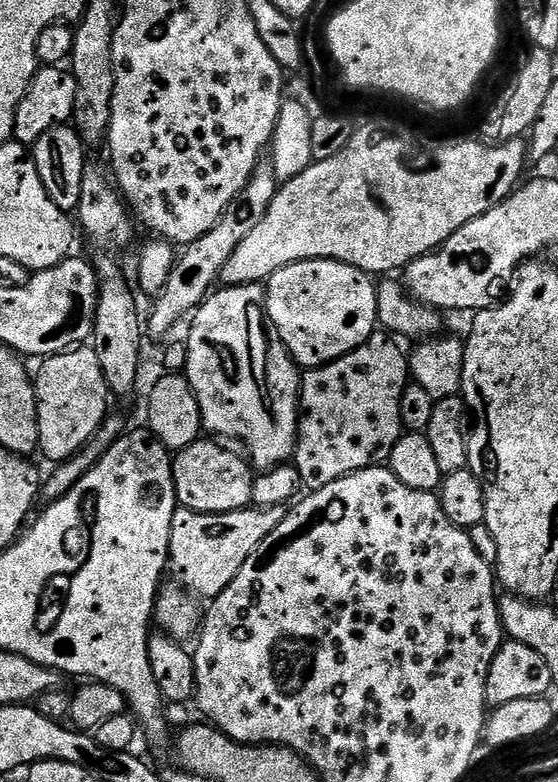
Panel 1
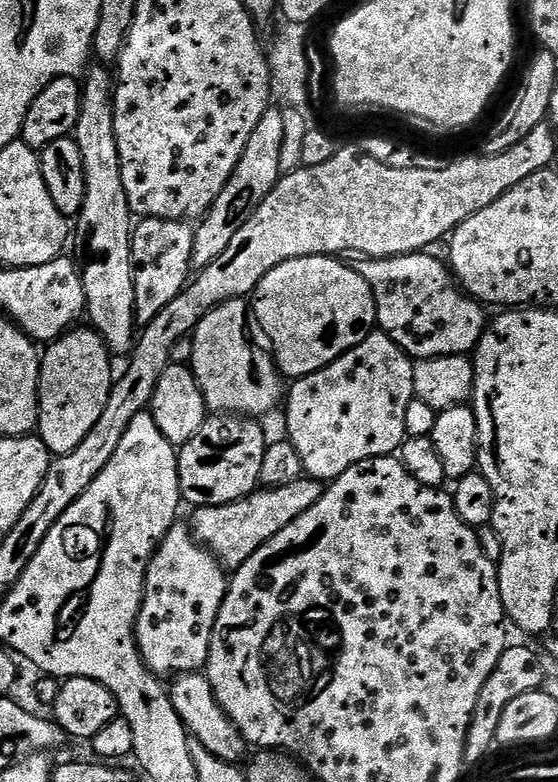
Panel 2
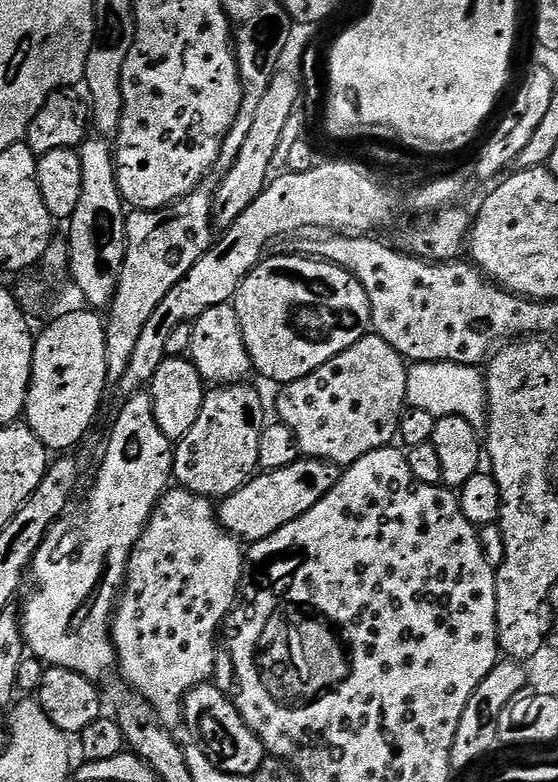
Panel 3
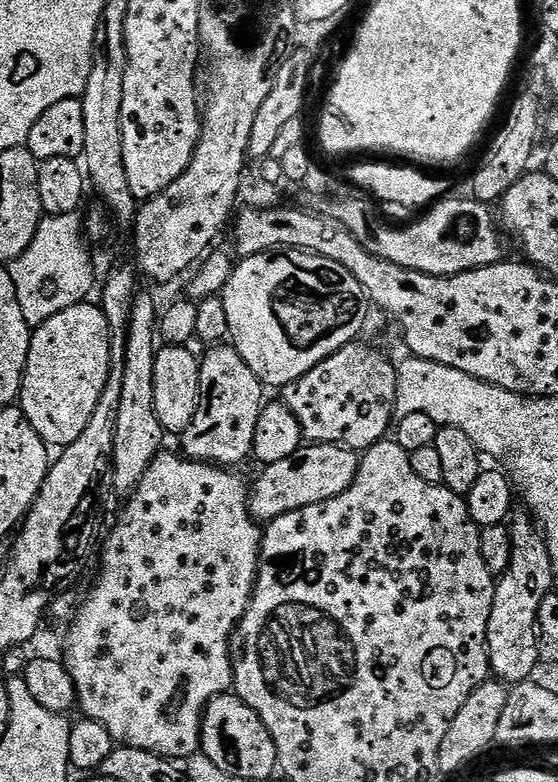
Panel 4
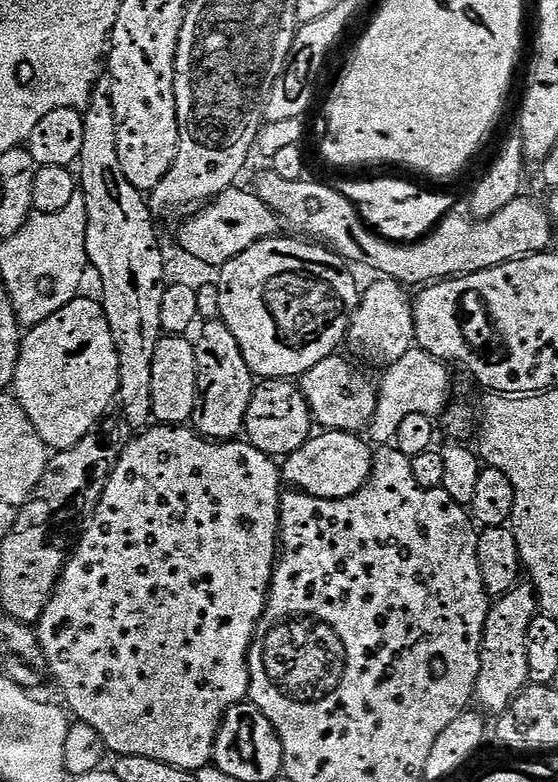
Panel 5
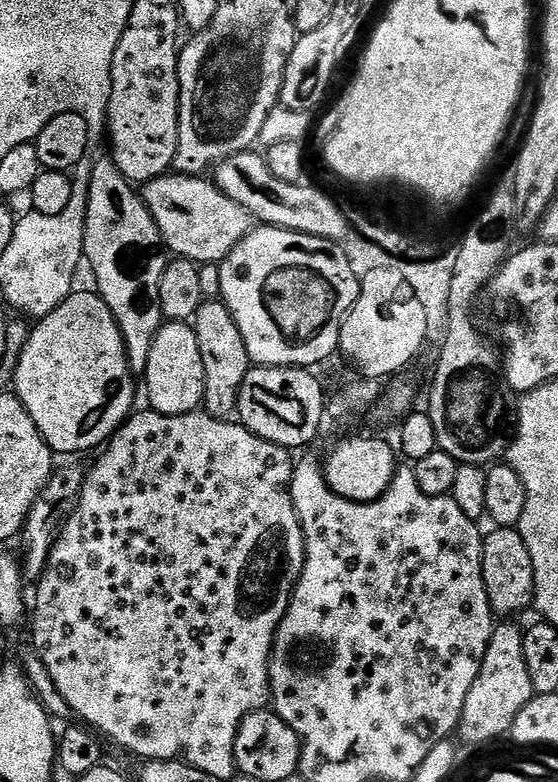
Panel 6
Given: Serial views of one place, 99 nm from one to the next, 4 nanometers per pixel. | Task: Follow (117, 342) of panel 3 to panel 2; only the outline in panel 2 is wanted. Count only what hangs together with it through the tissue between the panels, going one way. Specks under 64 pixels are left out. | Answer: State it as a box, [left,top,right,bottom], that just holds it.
[132,219,196,326]

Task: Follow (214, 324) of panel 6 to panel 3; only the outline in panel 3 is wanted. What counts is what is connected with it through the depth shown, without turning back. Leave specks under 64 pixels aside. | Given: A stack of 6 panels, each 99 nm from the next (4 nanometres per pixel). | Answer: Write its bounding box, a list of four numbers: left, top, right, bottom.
[172,382,266,498]

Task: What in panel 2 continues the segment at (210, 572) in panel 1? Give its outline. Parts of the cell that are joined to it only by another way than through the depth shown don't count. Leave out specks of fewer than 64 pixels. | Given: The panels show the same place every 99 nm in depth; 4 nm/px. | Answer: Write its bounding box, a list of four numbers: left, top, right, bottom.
[191,478,325,569]

